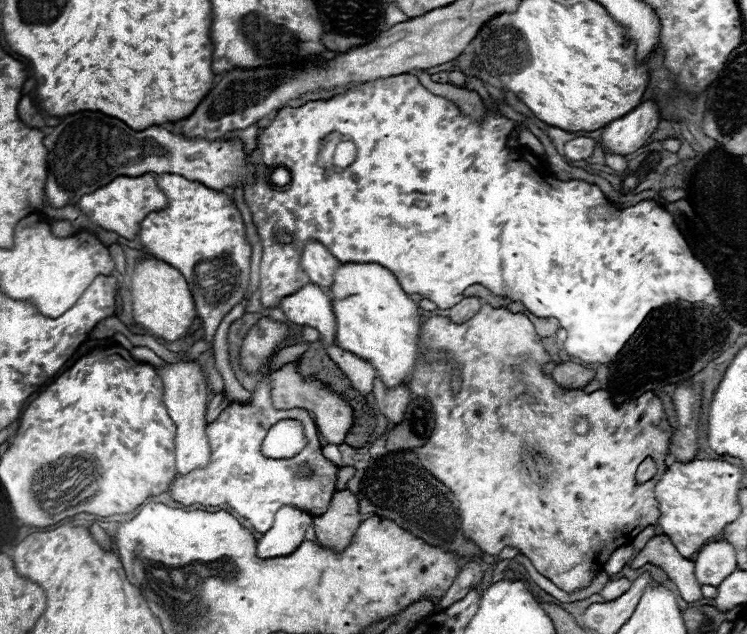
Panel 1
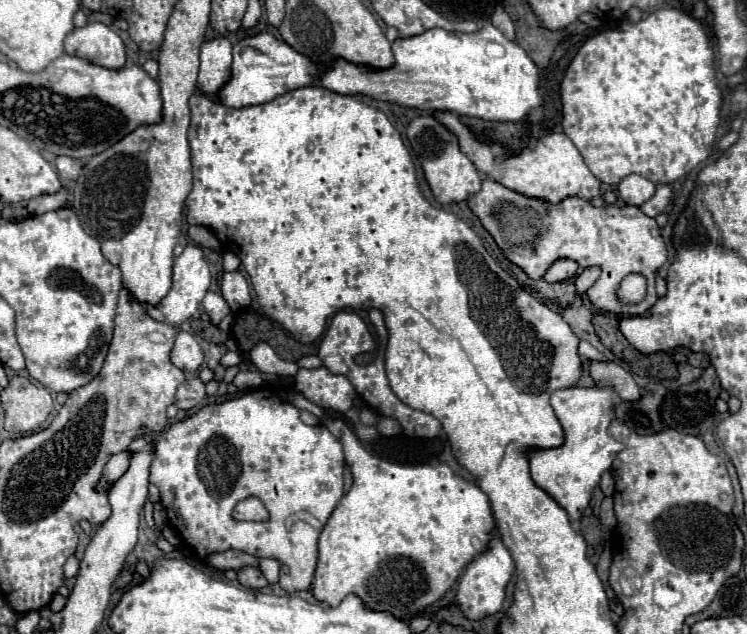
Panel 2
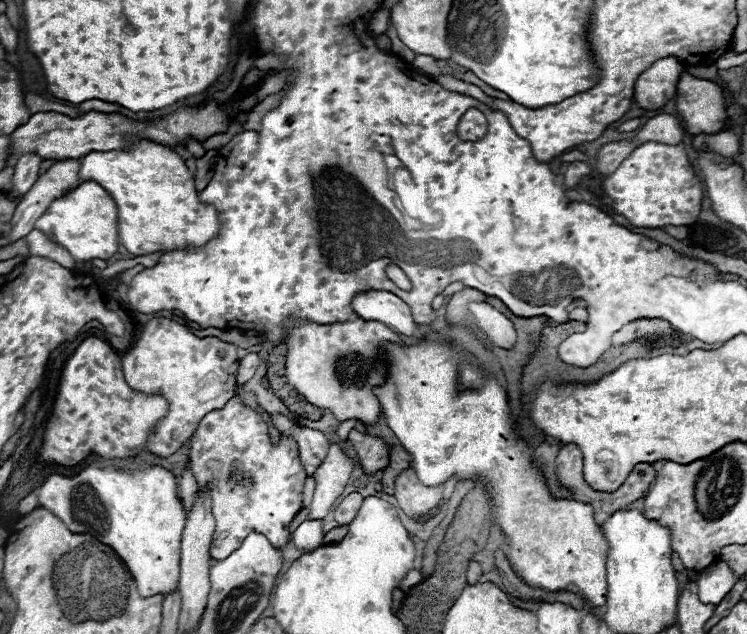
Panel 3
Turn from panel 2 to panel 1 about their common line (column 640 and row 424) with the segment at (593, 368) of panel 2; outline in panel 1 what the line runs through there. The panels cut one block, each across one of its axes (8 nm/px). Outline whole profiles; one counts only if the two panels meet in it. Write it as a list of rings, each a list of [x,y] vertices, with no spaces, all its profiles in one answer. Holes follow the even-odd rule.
[[[376,376],[372,392],[374,392],[374,398],[376,398],[376,404],[378,404],[380,412],[384,412],[386,418],[390,420],[390,426],[398,424],[404,418],[408,402],[410,402],[408,384],[400,384],[396,388],[386,388],[384,382]]]

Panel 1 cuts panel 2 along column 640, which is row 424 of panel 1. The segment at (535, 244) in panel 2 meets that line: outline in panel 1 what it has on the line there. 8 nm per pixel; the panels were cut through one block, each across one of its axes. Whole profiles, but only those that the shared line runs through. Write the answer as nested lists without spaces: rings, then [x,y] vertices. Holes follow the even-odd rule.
[[[262,380],[252,394],[250,404],[230,404],[216,422],[212,422],[206,428],[208,444],[210,444],[210,462],[206,468],[192,470],[190,474],[176,476],[170,484],[170,496],[172,500],[190,506],[190,504],[202,504],[202,506],[220,506],[228,504],[236,514],[248,518],[252,526],[258,532],[270,530],[274,524],[274,514],[286,506],[294,504],[306,512],[312,512],[314,516],[324,514],[330,506],[336,478],[338,478],[338,466],[332,464],[332,460],[324,458],[316,434],[316,426],[308,414],[308,410],[276,410],[270,402],[270,382]],[[280,420],[298,420],[302,422],[304,434],[308,436],[308,446],[304,452],[298,452],[292,458],[286,460],[270,460],[262,454],[262,442],[268,434],[268,430],[280,422]],[[308,458],[308,462],[314,468],[312,478],[296,478],[294,470],[298,464],[302,464]]]

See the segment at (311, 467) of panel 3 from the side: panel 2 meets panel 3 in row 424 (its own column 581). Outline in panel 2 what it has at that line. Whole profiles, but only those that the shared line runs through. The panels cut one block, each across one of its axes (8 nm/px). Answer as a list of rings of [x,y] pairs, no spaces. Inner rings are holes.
[[[584,268],[584,272],[576,278],[576,294],[582,296],[600,276],[600,268]]]

